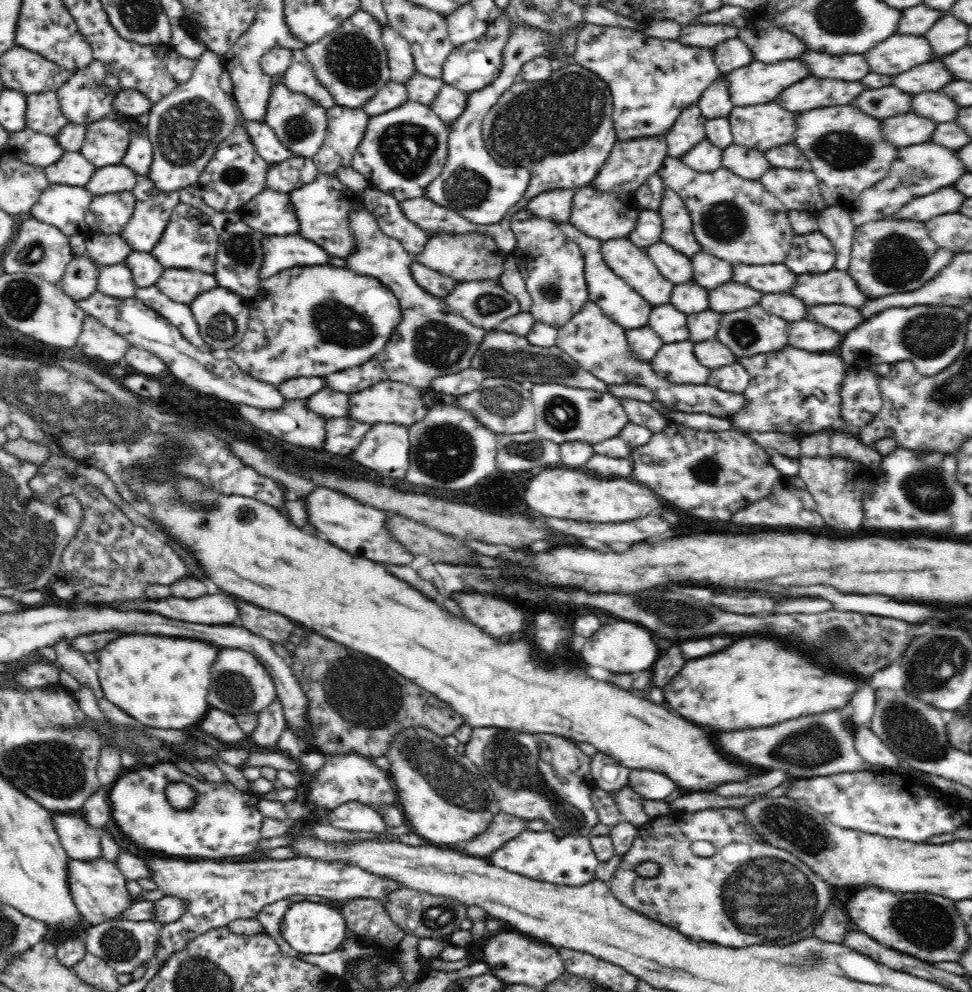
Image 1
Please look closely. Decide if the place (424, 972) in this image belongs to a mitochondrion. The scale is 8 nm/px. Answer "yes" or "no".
no

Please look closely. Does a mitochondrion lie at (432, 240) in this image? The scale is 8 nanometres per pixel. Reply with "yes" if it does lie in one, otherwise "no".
no

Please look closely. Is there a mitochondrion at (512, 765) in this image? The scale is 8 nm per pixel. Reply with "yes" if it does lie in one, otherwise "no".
yes

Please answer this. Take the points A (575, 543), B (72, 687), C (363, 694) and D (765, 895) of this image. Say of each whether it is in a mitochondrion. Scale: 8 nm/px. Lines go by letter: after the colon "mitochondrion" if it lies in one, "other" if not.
A: other
B: other
C: mitochondrion
D: mitochondrion

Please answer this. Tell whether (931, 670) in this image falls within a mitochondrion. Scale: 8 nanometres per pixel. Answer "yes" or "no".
yes

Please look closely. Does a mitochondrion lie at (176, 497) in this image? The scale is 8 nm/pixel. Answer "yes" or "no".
yes

